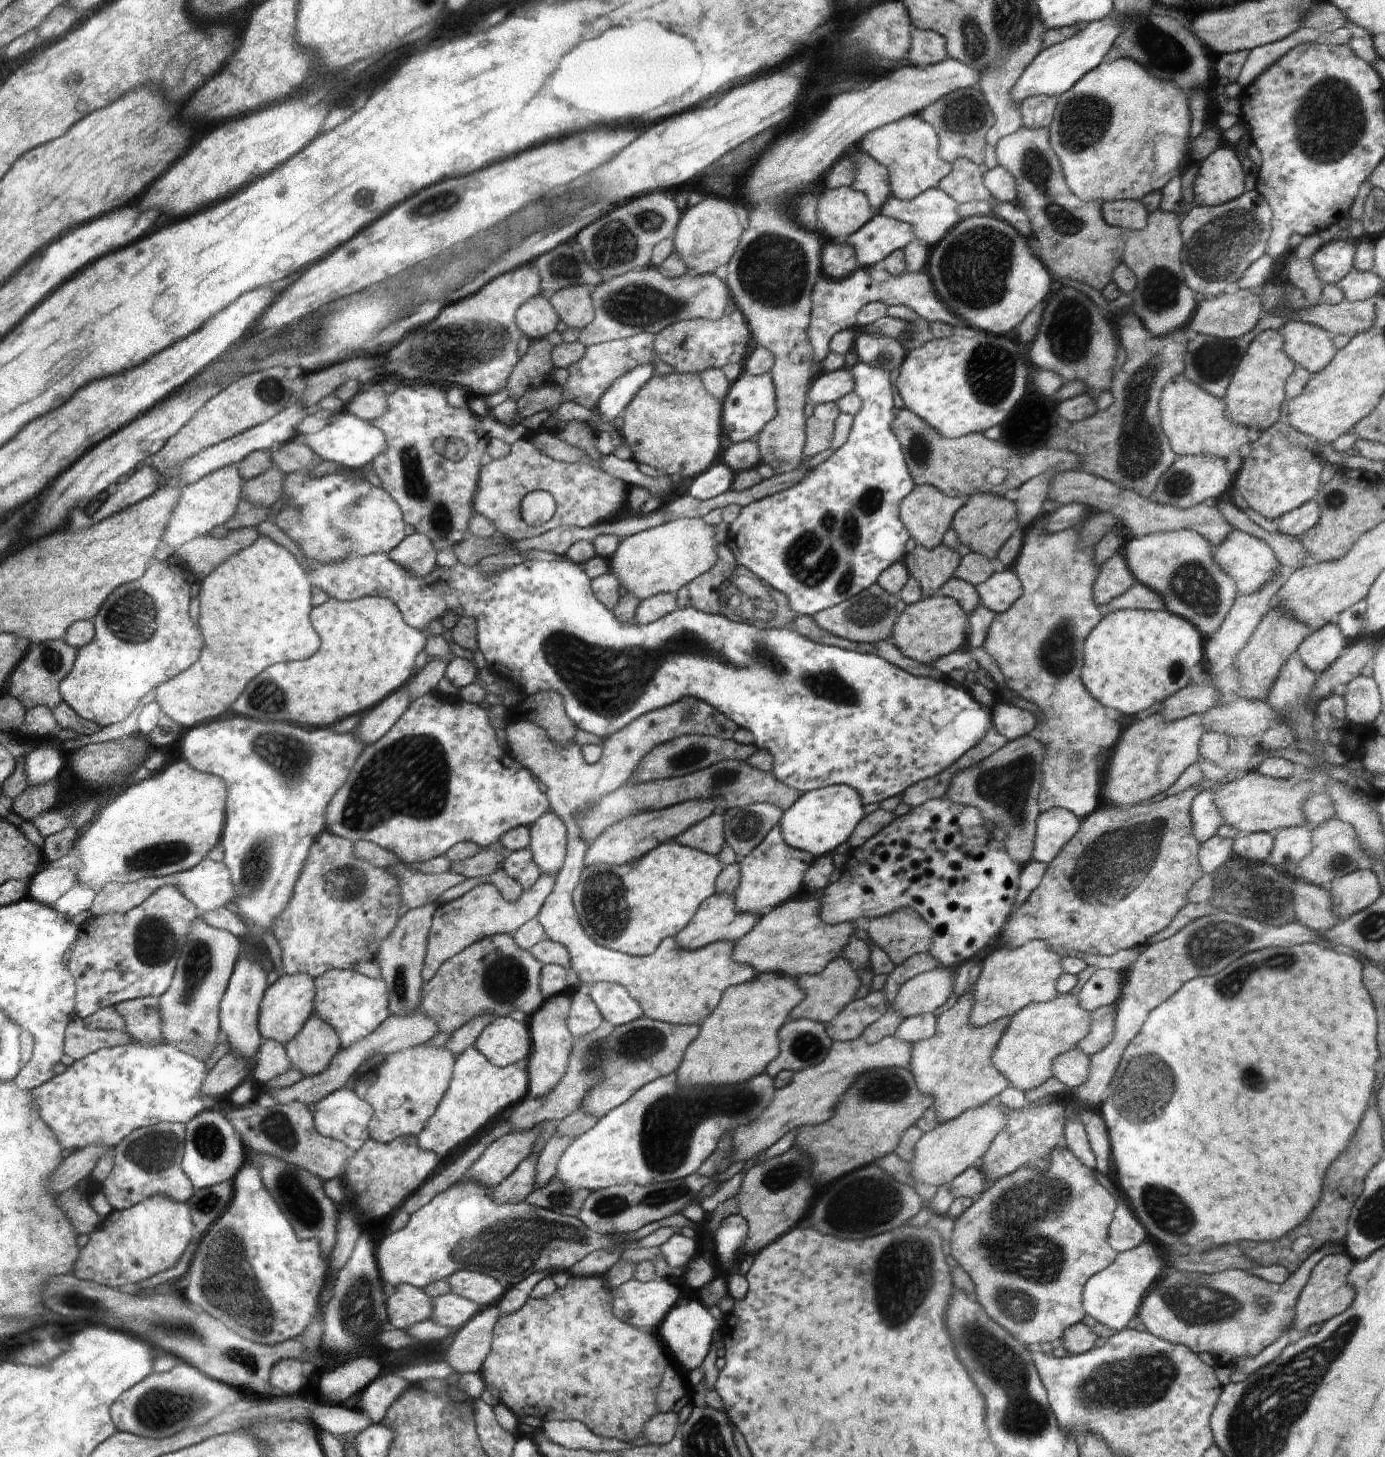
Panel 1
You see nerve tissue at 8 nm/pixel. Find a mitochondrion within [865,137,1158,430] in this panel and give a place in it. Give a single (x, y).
(972, 270)

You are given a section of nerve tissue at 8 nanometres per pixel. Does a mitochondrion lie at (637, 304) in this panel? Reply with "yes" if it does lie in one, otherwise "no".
yes

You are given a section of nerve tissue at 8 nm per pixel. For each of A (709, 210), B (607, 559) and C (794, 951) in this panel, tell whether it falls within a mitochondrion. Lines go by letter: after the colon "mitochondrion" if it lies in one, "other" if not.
A: other
B: other
C: other

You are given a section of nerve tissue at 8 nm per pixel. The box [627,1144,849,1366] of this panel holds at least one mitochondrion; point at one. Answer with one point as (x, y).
(782, 1175)

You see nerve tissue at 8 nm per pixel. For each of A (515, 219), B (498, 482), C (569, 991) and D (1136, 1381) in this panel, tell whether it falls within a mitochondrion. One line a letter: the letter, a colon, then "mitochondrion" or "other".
A: other
B: other
C: other
D: mitochondrion

